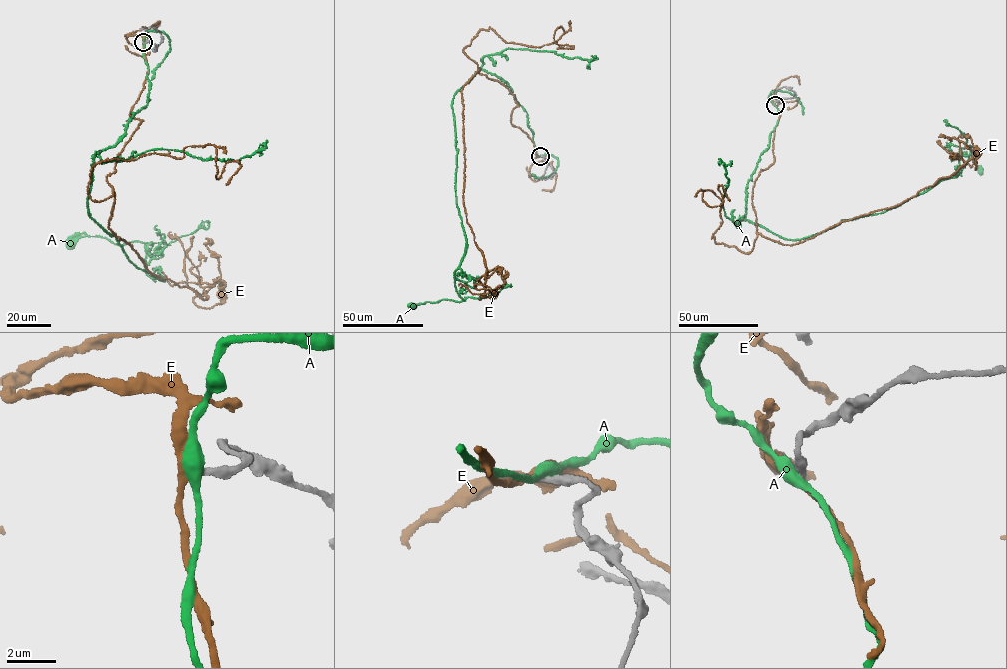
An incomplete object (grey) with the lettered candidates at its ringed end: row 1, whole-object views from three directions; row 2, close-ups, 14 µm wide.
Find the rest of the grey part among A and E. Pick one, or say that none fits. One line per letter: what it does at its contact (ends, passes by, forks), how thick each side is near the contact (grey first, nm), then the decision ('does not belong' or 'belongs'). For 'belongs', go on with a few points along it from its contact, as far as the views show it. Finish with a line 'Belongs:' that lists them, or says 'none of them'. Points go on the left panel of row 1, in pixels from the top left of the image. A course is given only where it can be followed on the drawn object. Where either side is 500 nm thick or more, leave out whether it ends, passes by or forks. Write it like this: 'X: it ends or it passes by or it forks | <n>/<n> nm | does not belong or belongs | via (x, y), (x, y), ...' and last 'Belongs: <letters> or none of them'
A: 280/500 nm | does not belong
E: it passes by | 220/280 nm | does not belong
Belongs: none of them

